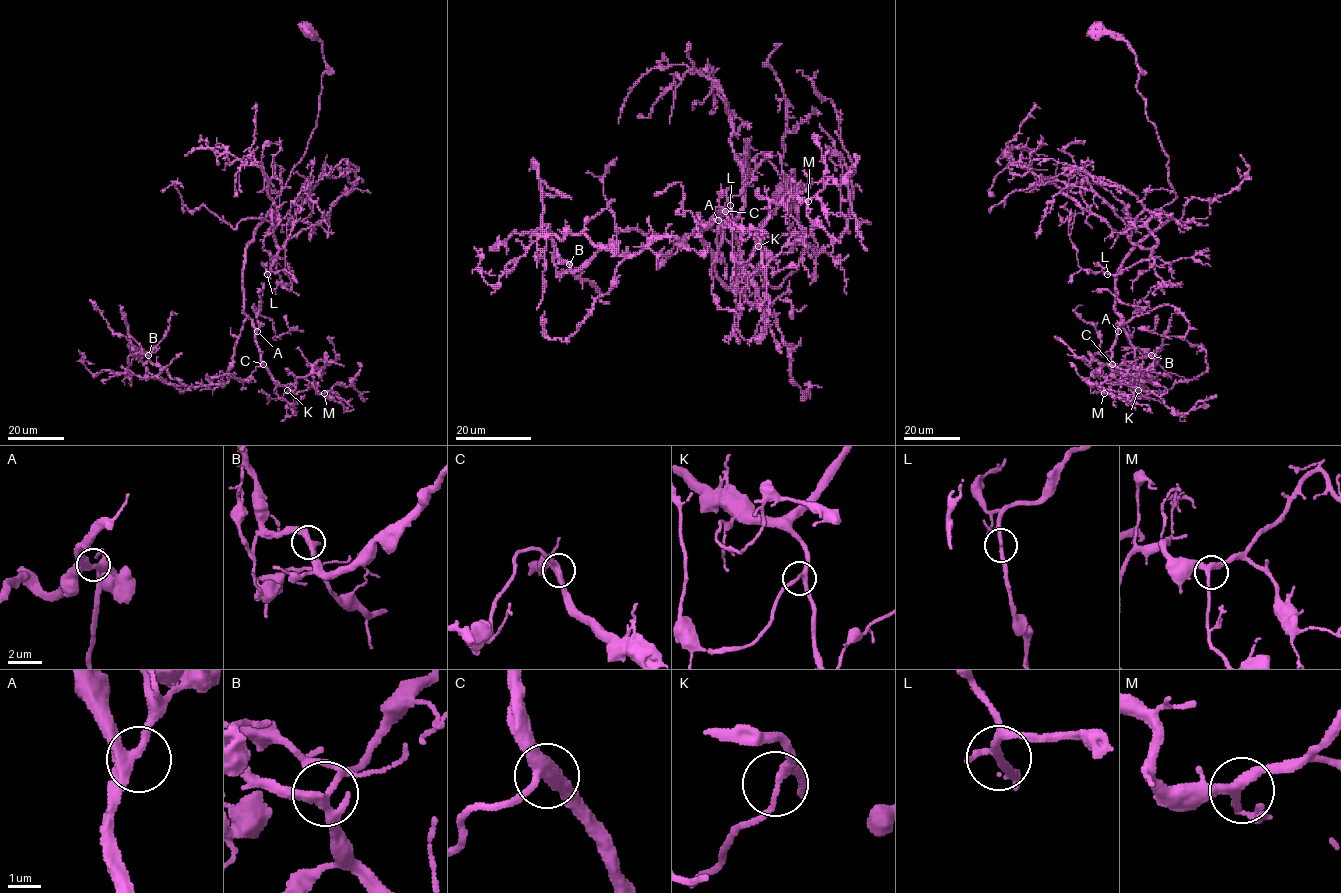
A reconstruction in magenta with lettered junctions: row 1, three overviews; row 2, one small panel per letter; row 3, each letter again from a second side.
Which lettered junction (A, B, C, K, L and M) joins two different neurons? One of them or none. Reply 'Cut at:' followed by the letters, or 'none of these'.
Cut at: none of these

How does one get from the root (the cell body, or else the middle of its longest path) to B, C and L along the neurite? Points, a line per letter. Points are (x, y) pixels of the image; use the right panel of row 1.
B: (1098, 32), (1145, 71), (1136, 90), (1175, 194), (1116, 280), (1131, 384), (1145, 386), (1151, 355)
C: (1098, 32), (1122, 37), (1145, 71), (1136, 90), (1175, 194), (1117, 273), (1112, 364)
L: (1098, 32), (1122, 37), (1145, 71), (1136, 90), (1175, 194), (1147, 224), (1152, 255), (1108, 273)

